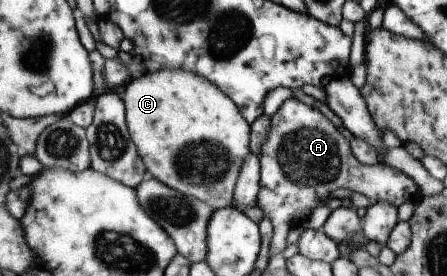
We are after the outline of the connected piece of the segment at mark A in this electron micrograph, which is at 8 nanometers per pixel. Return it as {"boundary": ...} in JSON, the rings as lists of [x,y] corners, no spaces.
{"boundary":[[[293,98],[281,105],[279,111],[272,115],[273,127],[263,149],[261,149],[261,191],[259,206],[271,221],[270,258],[283,252],[289,243],[291,229],[297,223],[303,224],[317,207],[323,206],[331,193],[337,189],[350,189],[365,195],[370,205],[374,203],[393,203],[401,207],[409,201],[416,206],[423,201],[423,196],[415,181],[389,165],[369,165],[361,163],[353,155],[351,143],[343,133],[329,121],[319,109],[305,105],[303,101]]]}

